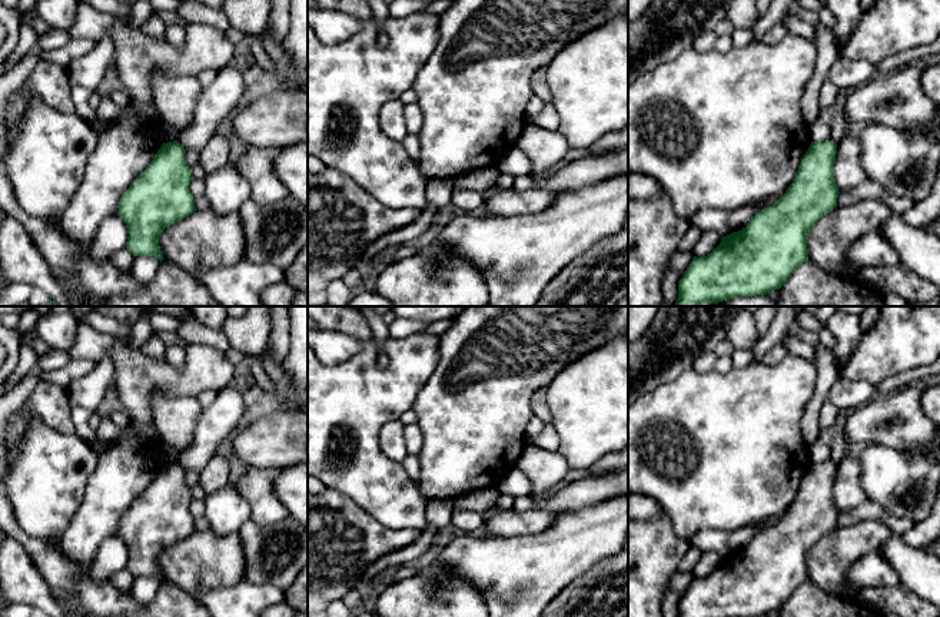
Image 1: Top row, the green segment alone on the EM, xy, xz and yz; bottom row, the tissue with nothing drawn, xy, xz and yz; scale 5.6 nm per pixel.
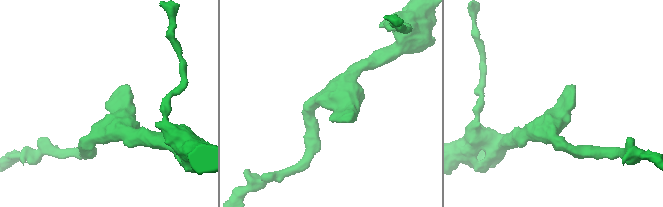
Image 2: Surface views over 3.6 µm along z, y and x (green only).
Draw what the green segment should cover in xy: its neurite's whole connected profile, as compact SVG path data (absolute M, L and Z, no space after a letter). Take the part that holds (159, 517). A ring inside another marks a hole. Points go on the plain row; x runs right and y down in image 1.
M177 461L163 464L150 485L122 515L117 537L123 540L127 548L126 568L133 577L155 577L162 583L159 555L196 531L195 518L189 511L193 497L185 481L185 474L185 468Z

